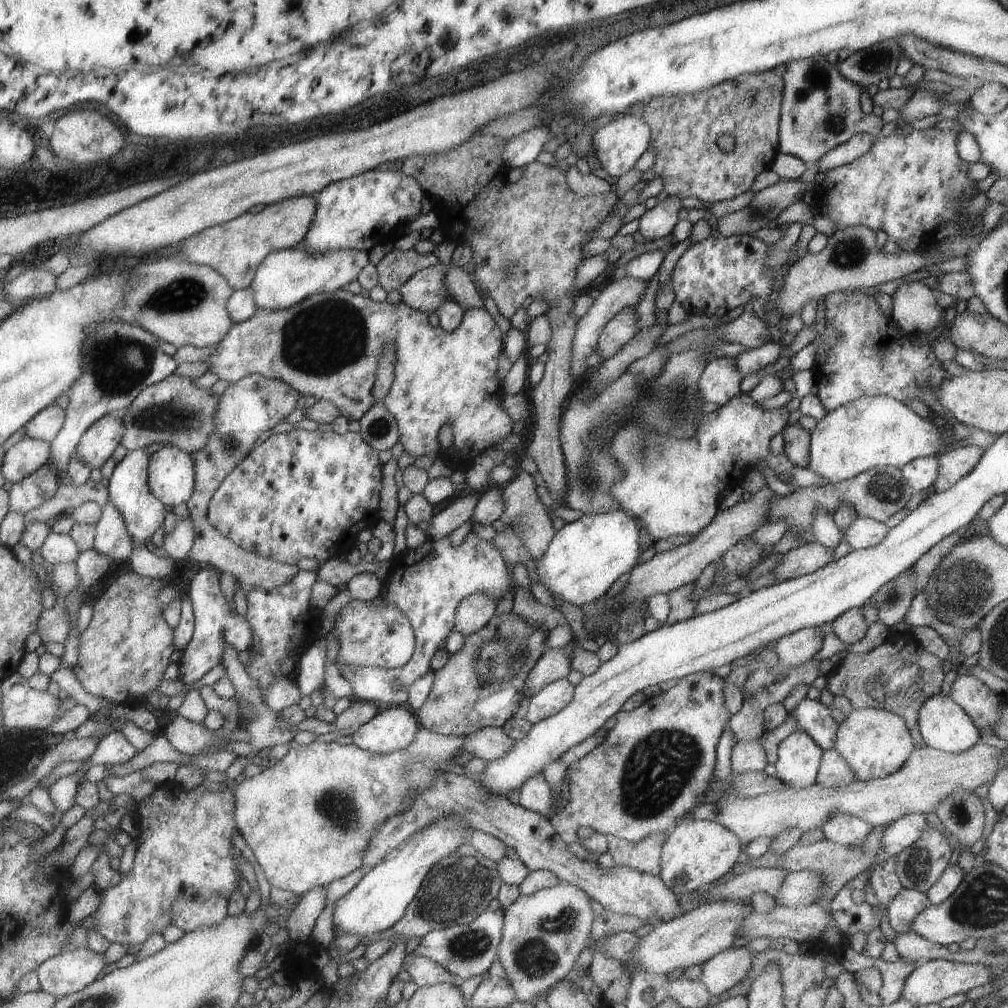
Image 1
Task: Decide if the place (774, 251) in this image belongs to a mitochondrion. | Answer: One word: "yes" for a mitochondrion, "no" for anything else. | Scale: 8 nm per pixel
no

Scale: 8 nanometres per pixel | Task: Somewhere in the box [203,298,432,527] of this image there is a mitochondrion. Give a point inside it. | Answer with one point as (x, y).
(378, 428)

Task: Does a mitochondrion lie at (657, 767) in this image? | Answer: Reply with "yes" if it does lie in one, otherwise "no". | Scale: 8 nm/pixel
yes

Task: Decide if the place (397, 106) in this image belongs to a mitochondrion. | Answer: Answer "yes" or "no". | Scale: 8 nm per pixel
no

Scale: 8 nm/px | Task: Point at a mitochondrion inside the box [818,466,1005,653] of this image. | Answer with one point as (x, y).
(964, 586)

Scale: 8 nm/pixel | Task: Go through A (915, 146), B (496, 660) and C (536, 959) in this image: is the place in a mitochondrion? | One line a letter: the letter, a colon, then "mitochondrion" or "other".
A: other
B: mitochondrion
C: mitochondrion

